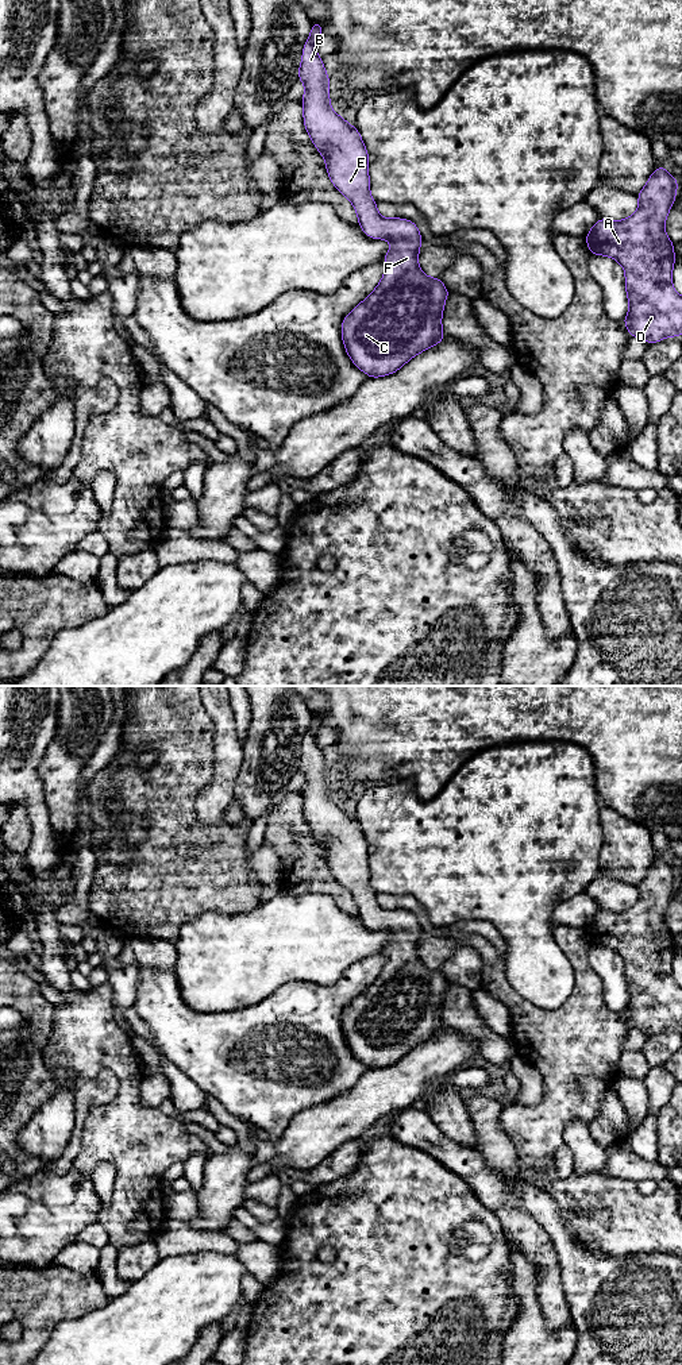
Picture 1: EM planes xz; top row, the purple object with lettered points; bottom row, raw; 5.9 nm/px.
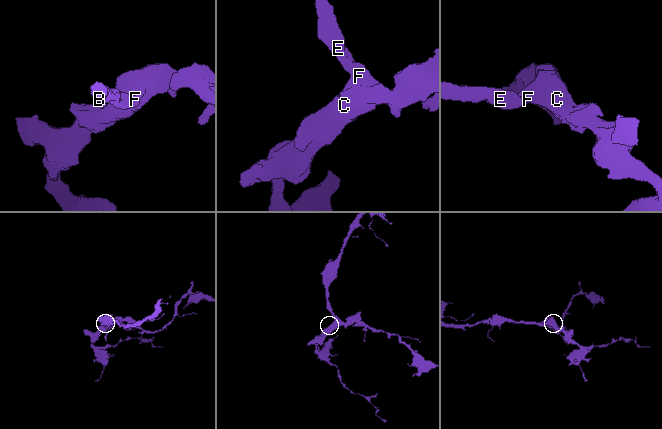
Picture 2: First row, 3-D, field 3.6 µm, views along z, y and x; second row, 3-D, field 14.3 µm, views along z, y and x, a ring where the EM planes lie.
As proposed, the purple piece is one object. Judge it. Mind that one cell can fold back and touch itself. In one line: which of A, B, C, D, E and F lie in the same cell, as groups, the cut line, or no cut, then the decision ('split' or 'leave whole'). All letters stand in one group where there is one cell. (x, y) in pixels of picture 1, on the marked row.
A B C D E F; no cut; leave whole

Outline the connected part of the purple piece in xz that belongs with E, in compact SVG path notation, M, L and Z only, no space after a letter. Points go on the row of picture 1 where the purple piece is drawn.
M312 22L311 34L303 47L298 80L305 85L301 100L304 127L325 161L332 185L352 203L361 230L371 239L392 243L382 259L386 270L378 286L342 321L342 340L354 366L369 378L378 378L396 373L415 355L446 338L442 316L450 292L440 278L428 277L419 269L419 250L424 240L417 225L408 219L388 219L377 212L377 203L370 194L369 154L361 134L357 127L335 113L330 104L330 76L315 47L323 34L323 26Z

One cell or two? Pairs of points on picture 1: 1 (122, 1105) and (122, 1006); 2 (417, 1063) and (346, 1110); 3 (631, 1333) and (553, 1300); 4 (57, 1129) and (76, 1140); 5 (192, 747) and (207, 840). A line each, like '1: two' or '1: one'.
1: two
2: one
3: two
4: two
5: one

